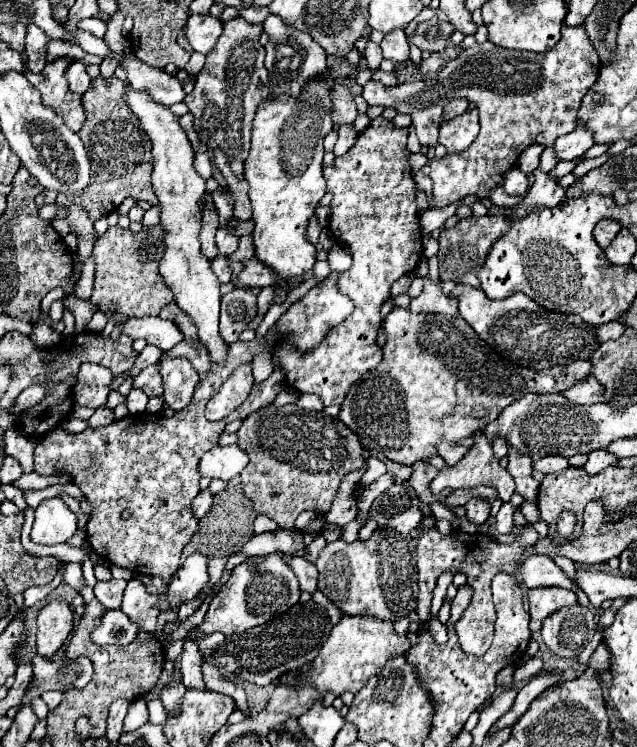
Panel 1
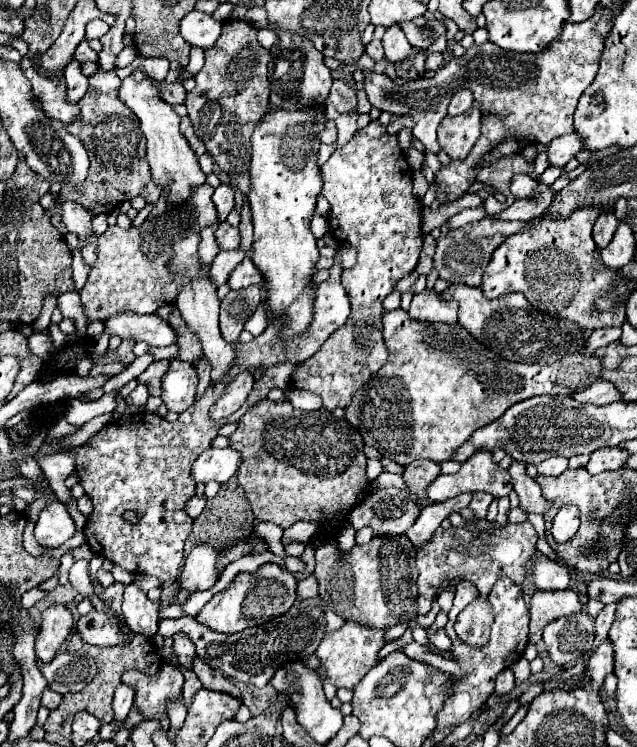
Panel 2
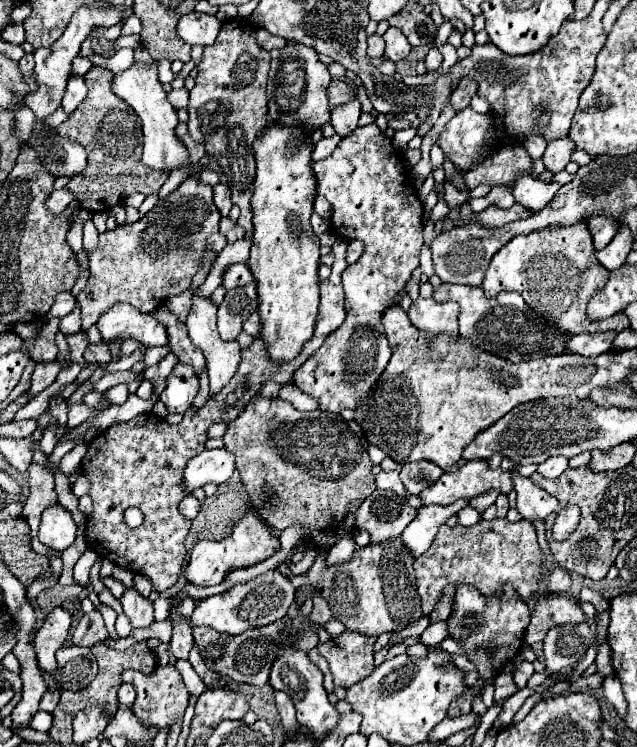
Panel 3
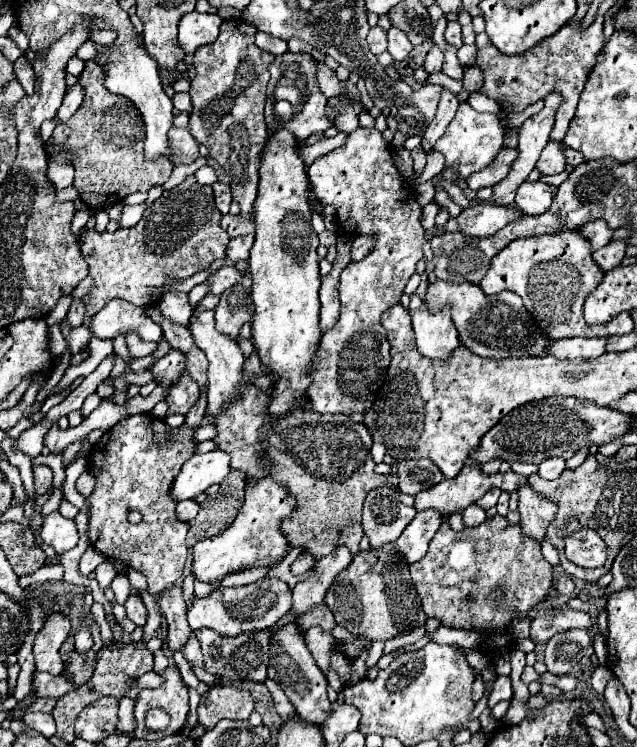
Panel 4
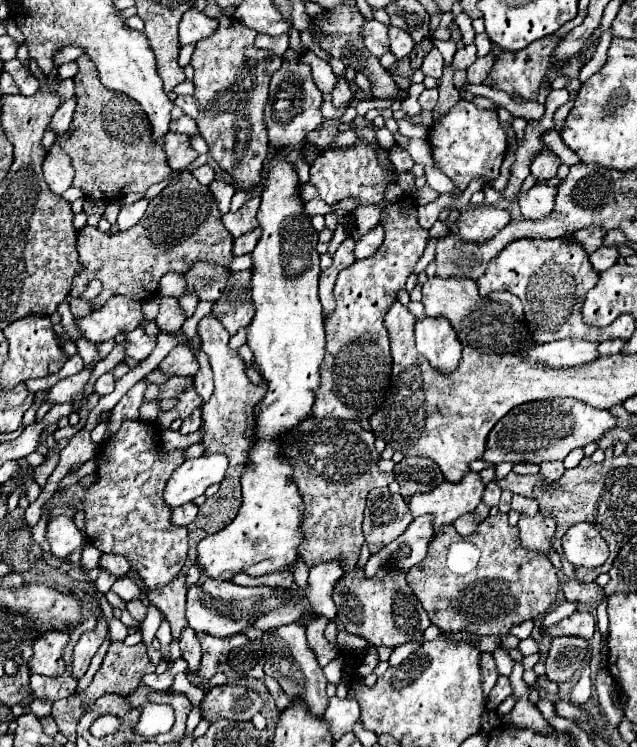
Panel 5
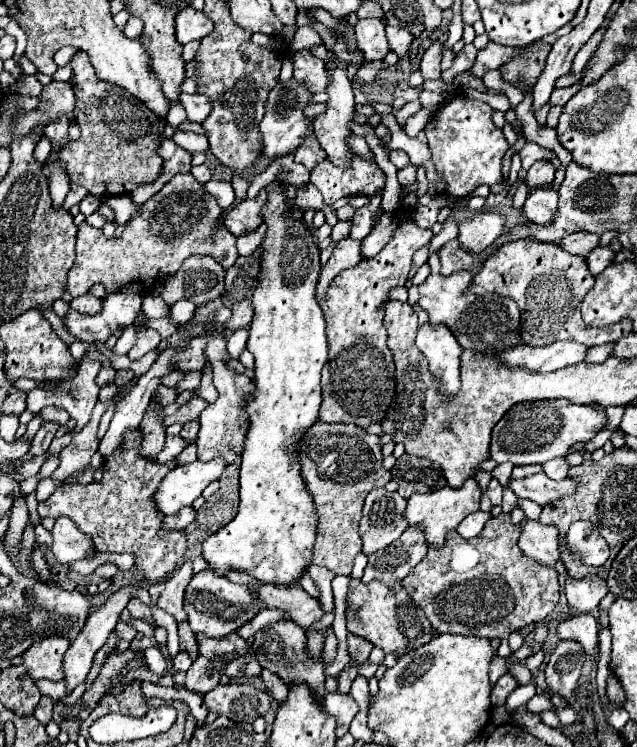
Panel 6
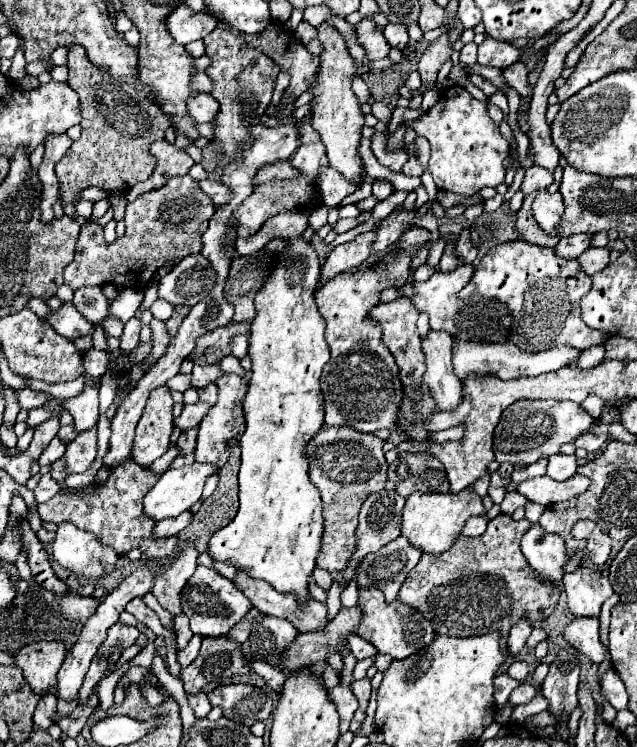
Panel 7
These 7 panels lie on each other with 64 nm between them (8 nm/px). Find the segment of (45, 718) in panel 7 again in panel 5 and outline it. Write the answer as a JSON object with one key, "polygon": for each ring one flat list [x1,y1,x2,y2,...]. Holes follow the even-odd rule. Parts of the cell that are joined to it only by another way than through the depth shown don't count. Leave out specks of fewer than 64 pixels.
{"polygon":[[34,700,32,706,30,706,30,714,42,718,42,716,48,716,52,710,52,702,50,700]]}

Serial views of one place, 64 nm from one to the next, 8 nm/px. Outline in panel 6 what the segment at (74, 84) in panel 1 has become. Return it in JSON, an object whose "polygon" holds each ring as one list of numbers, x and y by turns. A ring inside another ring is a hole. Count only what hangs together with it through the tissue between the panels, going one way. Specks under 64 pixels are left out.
{"polygon":[[62,114,56,122,50,122,48,128,44,128,44,136,48,136,48,138,52,140,52,144,62,150,64,144,68,142,68,138,66,138,68,126,70,126,70,120,68,120,68,116]]}

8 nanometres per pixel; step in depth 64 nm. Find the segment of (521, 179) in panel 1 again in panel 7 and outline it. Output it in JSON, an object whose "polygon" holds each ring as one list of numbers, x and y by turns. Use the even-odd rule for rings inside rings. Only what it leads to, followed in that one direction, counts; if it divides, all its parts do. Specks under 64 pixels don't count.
{"polygon":[[544,190,534,196,532,216,536,218,538,226,544,232,552,232,552,228,556,228,556,224,560,222,560,212,564,212,564,204,562,204,562,196,558,192,548,194]]}

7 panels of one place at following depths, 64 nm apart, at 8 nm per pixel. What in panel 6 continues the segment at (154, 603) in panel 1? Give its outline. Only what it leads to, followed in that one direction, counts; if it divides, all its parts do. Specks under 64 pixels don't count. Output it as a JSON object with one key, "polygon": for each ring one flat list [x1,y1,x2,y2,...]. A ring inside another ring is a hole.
{"polygon":[[132,598,132,600,128,602,126,608,130,610,132,618,142,618,142,620,146,620,146,622,152,620,152,612,150,612,150,608,148,608,146,604,142,604,138,598]]}

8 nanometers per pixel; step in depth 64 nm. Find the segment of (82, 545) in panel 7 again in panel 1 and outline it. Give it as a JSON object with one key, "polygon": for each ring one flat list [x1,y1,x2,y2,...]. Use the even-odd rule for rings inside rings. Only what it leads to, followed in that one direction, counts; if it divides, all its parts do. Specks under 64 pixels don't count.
{"polygon":[[60,496,44,500,36,508,36,520,30,532,30,540,36,544,60,544,76,534,76,514,64,504]]}

